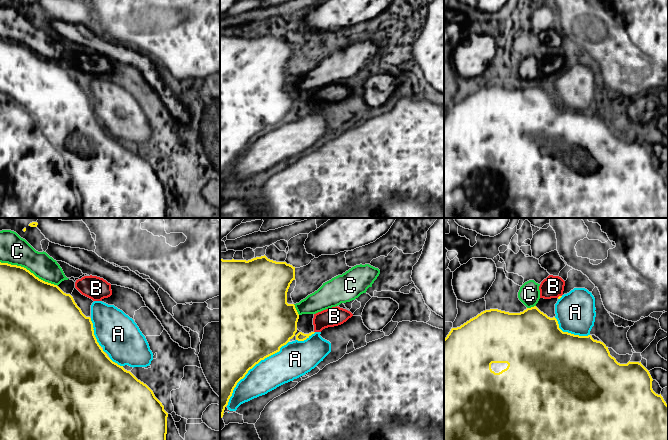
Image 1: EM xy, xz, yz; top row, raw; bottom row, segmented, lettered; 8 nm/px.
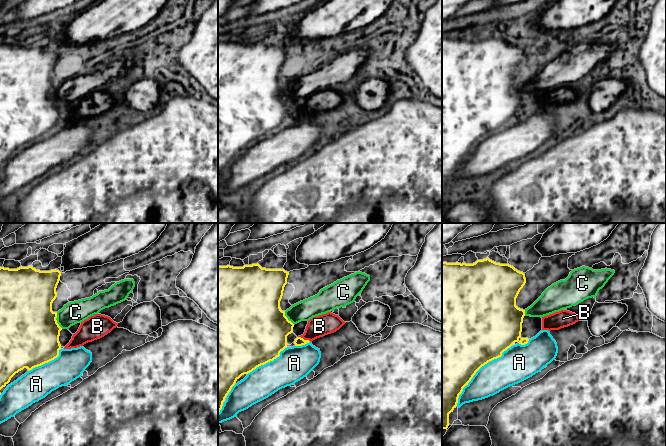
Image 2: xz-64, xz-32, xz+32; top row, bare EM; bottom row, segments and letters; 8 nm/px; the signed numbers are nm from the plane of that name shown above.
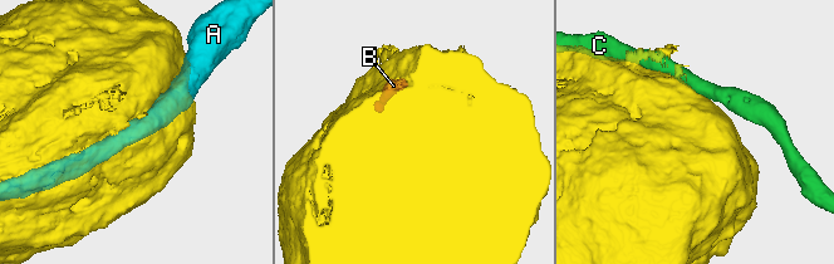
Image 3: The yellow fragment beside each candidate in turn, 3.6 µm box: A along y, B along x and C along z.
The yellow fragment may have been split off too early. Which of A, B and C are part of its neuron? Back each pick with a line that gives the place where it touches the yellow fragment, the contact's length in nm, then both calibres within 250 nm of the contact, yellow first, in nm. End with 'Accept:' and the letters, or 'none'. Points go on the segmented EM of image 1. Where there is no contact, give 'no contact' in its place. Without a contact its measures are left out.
Accept: none

